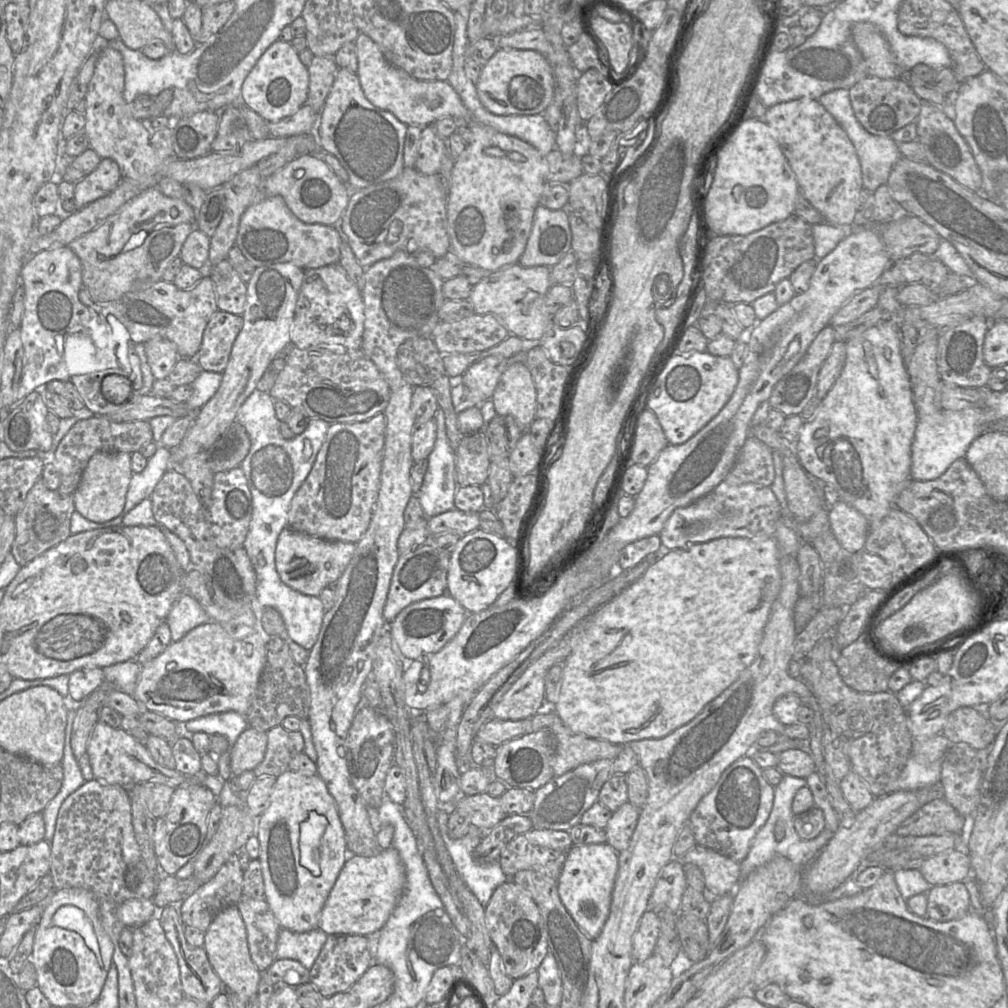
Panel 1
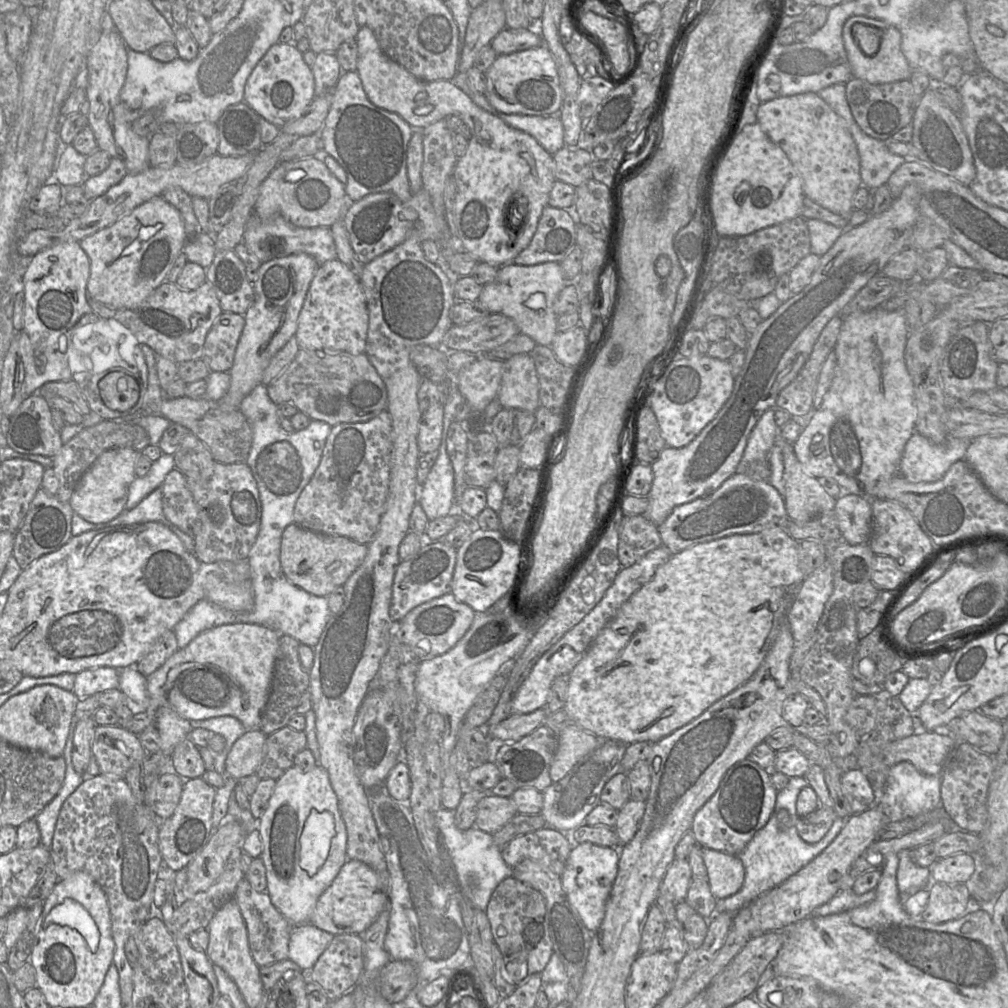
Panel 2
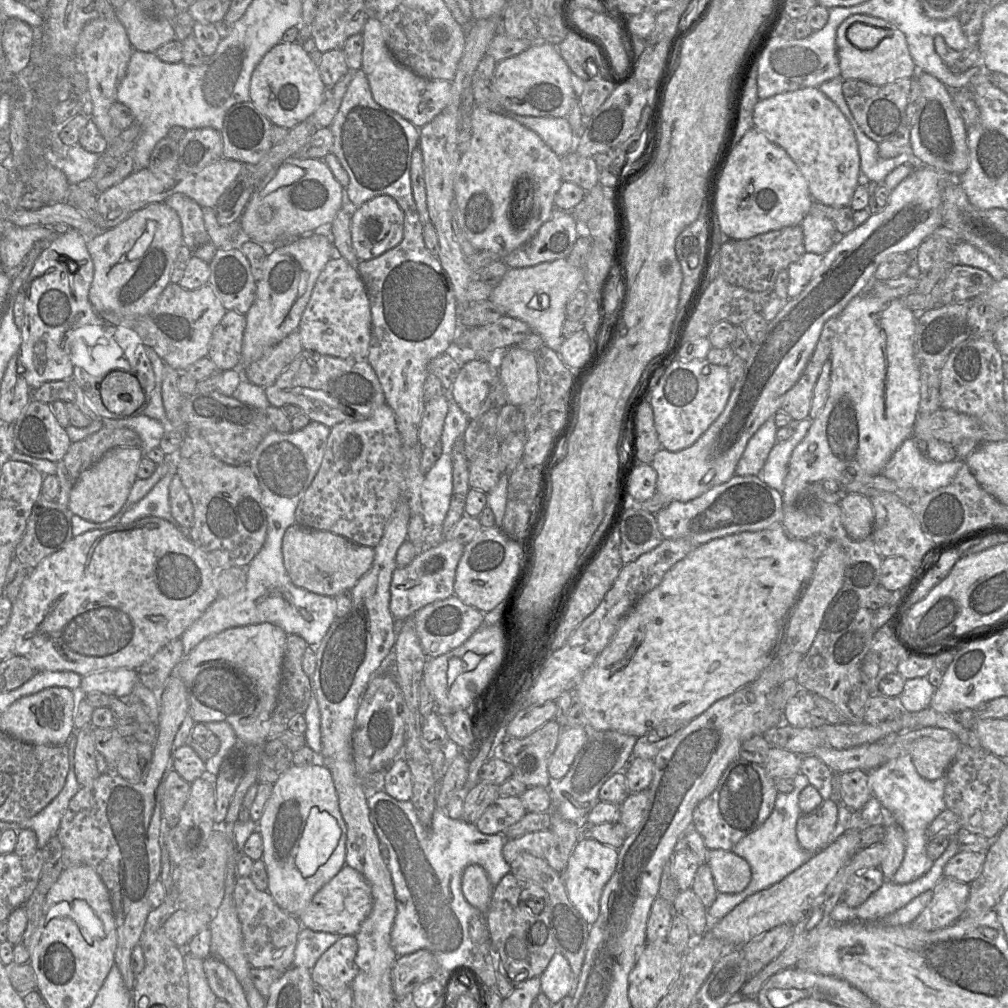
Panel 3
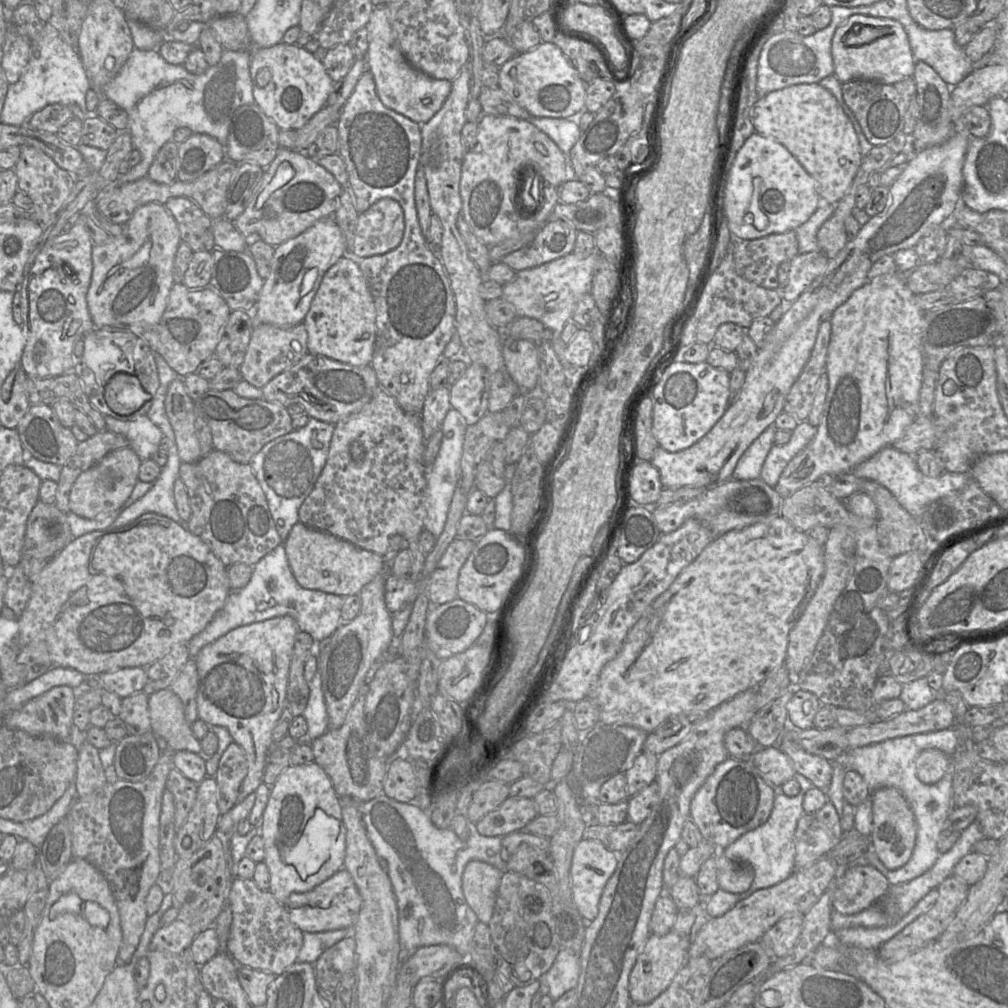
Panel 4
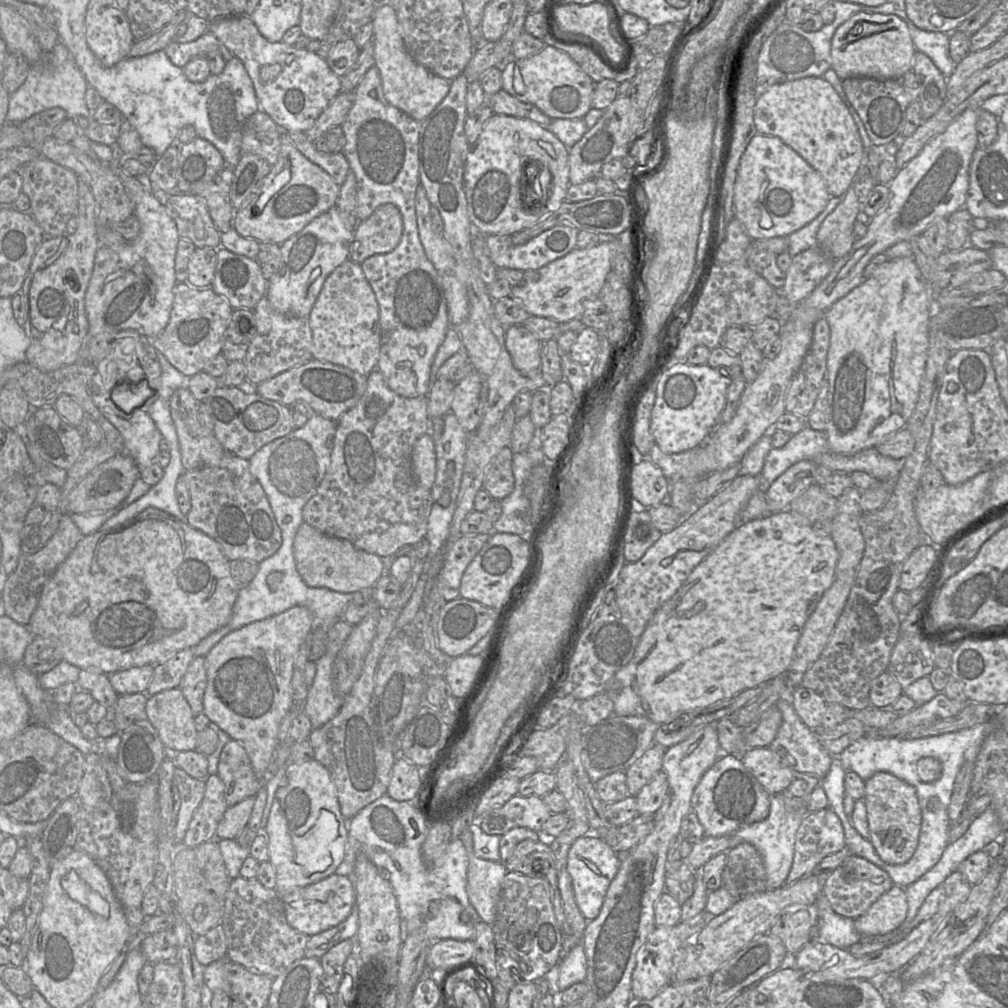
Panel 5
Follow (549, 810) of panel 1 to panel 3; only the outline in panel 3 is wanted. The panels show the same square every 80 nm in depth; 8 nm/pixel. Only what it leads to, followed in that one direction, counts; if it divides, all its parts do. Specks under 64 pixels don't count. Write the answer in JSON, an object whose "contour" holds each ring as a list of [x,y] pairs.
{"contour":[[[591,731],[582,749],[577,753],[567,774],[549,787],[552,809],[565,820],[579,825],[600,801],[602,785],[615,773],[624,771],[632,759],[632,751],[637,737],[622,732]]]}

